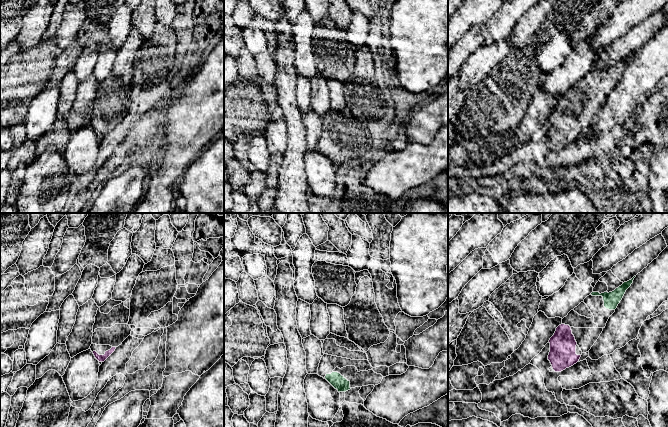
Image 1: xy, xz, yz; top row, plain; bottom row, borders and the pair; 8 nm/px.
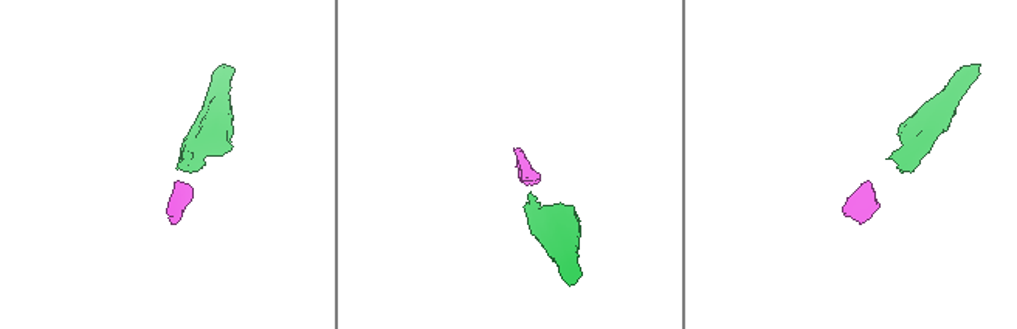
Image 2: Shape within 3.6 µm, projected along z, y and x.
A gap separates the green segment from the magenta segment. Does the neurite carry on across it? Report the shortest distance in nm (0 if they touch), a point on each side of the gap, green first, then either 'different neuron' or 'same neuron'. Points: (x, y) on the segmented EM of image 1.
300 nm | yz (590, 294), (568, 325) | same neuron

